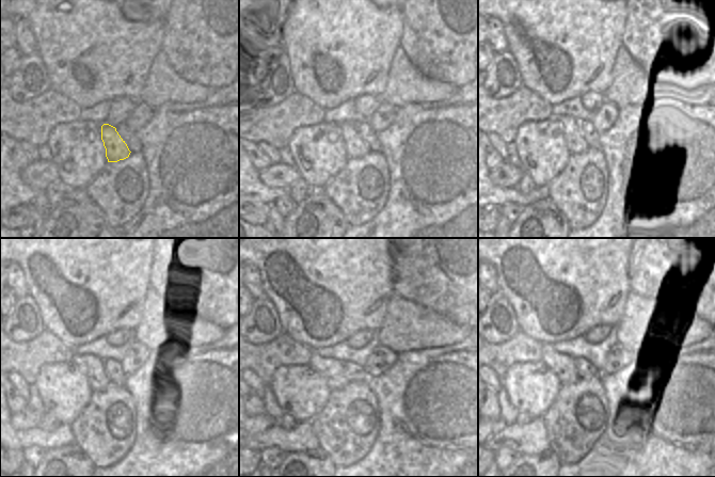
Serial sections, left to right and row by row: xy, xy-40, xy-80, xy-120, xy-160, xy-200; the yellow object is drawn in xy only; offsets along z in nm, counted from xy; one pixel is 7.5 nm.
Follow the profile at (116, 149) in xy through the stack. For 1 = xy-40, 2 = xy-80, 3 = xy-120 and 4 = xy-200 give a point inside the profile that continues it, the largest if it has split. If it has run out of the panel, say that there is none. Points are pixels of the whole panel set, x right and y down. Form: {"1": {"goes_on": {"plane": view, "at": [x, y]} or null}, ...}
{"1": {"goes_on": {"plane": "xy-40", "at": [354, 147]}}, "2": {"goes_on": {"plane": "xy-80", "at": [574, 141]}}, "3": {"goes_on": {"plane": "xy-120", "at": [92, 367]}}, "4": {"goes_on": {"plane": "xy-200", "at": [562, 365]}}}

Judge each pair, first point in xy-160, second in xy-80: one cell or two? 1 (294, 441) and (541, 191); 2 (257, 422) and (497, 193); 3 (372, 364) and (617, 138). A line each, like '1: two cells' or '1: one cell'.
1: one cell
2: two cells
3: two cells

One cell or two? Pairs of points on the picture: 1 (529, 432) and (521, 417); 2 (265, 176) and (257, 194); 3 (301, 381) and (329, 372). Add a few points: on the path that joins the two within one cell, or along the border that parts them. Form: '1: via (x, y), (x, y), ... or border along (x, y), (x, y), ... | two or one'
1: border along (535, 418), (526, 424), (512, 423), (507, 425) | two
2: border along (258, 171), (258, 178), (265, 185), (284, 188) | two
3: border along (307, 363), (322, 377), (330, 390) | two

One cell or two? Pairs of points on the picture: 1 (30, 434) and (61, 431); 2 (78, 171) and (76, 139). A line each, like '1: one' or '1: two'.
1: one
2: one

